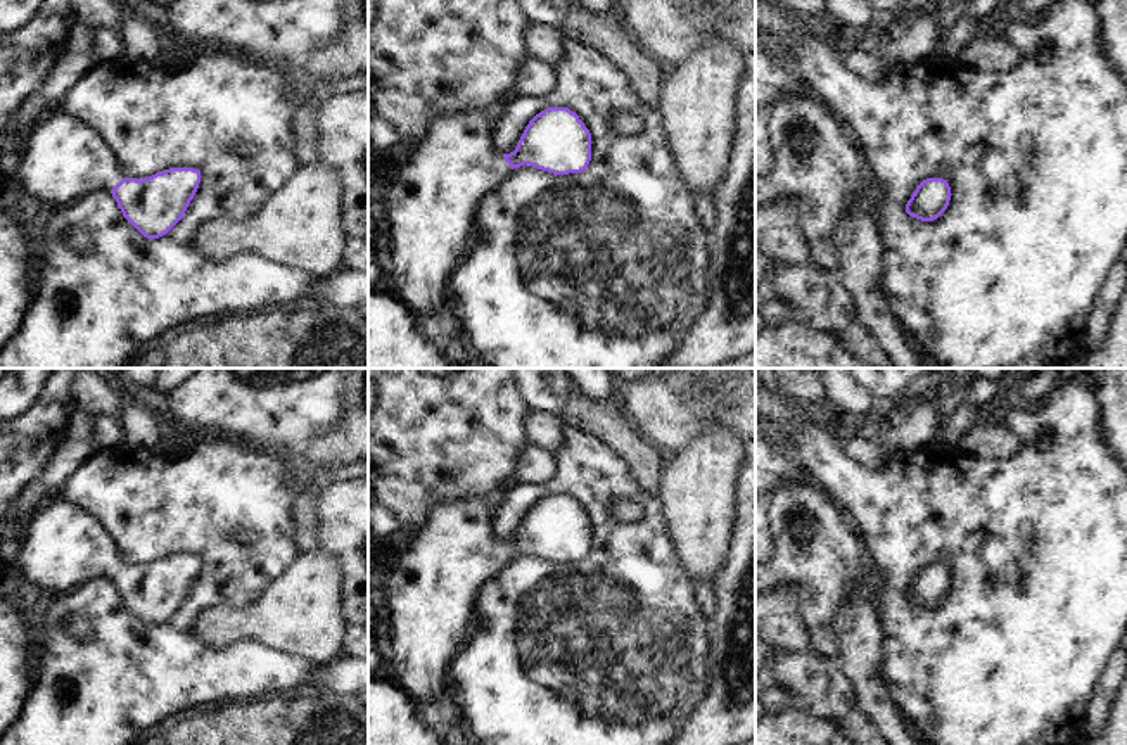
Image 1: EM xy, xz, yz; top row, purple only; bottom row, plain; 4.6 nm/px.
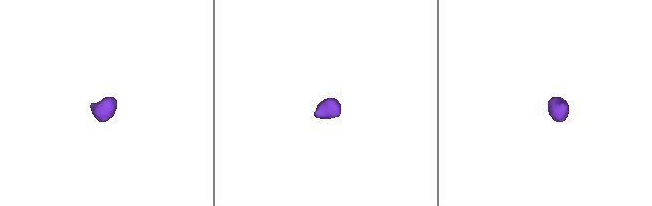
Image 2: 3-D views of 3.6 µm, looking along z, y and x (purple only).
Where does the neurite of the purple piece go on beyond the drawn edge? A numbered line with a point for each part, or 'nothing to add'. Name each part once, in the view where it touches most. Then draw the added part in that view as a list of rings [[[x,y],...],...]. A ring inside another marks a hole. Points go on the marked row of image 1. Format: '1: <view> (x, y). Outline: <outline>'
1: xz (432, 204). Outline: [[[451,112],[432,118],[387,194],[389,294],[423,318],[443,304],[446,277],[460,256],[482,199],[512,173],[491,147],[491,114]]]

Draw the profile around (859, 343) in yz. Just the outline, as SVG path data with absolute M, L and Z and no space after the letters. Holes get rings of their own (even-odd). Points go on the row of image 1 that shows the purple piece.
M857 318L840 334L840 342L866 368L894 368L882 344Z

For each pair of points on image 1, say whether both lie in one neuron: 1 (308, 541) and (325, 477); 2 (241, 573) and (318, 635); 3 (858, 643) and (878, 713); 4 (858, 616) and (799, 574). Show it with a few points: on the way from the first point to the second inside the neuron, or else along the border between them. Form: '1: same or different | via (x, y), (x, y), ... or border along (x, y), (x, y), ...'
1: same | via (308, 526), (308, 498), (311, 493)
2: different | border along (291, 562), (254, 602), (242, 607), (227, 607)
3: same | via (861, 661), (873, 695)
4: different | border along (868, 585), (854, 592), (834, 617), (835, 643)

